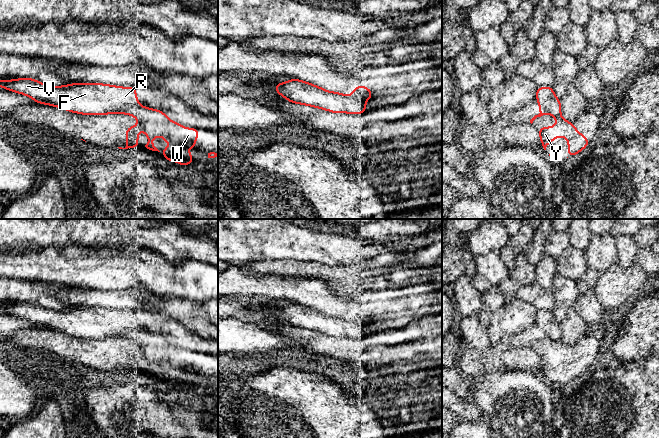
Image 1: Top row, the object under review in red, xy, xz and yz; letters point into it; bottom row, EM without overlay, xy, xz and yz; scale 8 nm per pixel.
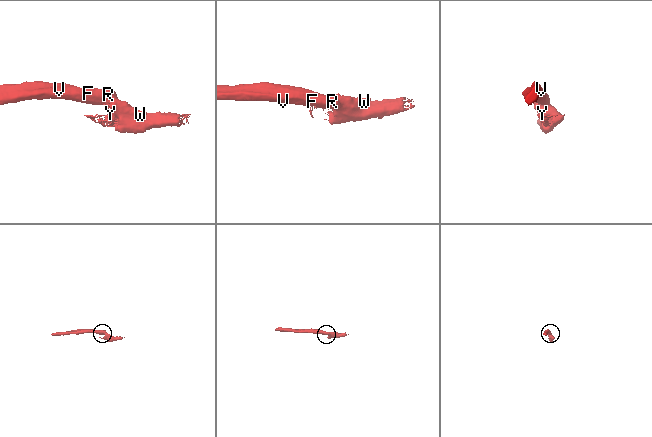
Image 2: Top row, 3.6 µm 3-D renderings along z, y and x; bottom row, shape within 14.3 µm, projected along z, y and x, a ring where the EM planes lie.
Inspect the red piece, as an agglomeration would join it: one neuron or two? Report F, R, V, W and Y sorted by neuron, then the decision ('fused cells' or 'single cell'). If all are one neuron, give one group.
F R V / W Y; fused cells

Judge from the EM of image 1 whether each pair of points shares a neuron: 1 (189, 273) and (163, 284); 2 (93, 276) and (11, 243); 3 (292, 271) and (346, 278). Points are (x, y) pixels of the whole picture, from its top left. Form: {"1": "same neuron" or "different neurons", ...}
{"1": "same neuron", "2": "different neurons", "3": "same neuron"}

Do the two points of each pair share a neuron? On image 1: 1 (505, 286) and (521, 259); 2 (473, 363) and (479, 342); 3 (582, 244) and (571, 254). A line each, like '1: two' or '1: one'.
1: one
2: two
3: two

